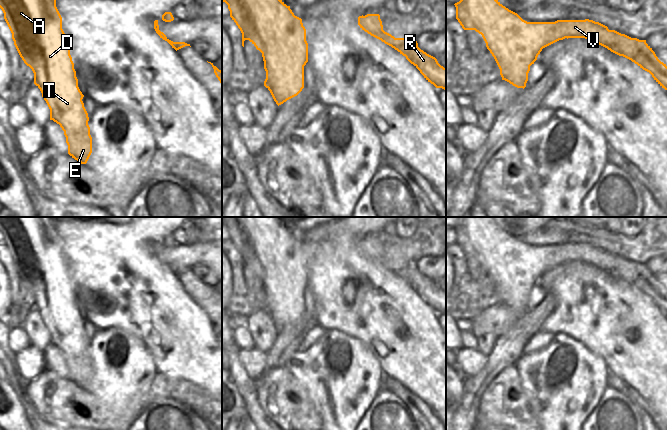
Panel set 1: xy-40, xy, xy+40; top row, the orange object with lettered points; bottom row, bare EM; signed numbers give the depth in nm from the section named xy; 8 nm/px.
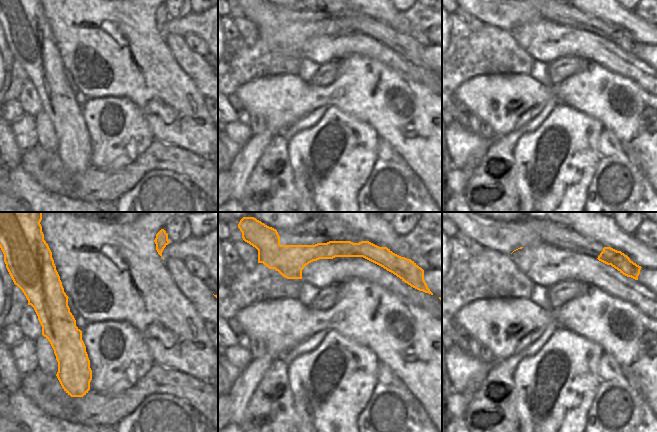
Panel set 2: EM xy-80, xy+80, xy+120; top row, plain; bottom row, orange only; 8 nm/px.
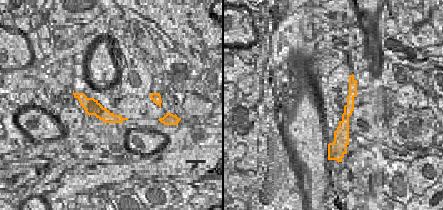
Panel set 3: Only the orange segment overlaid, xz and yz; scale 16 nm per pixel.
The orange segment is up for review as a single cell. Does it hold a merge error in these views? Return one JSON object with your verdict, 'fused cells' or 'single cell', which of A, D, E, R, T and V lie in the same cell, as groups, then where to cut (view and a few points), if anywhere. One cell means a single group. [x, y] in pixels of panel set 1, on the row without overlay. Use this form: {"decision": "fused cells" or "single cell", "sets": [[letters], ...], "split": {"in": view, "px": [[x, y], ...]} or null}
{"decision": "fused cells", "sets": [["A", "D", "E", "T"], ["R", "V"]], "split": {"in": "xy+40", "px": [[536, 246], [516, 250], [514, 257], [519, 278], [529, 290]]}}

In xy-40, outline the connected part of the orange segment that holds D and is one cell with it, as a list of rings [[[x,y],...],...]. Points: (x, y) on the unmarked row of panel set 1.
[[[0,217],[0,232],[20,281],[34,297],[34,308],[50,333],[50,344],[59,348],[64,355],[68,378],[81,388],[86,388],[92,377],[89,341],[82,325],[84,319],[78,311],[56,222],[51,217]]]

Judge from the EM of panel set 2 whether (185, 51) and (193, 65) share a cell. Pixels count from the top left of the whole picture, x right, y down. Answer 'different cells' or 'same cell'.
same cell

